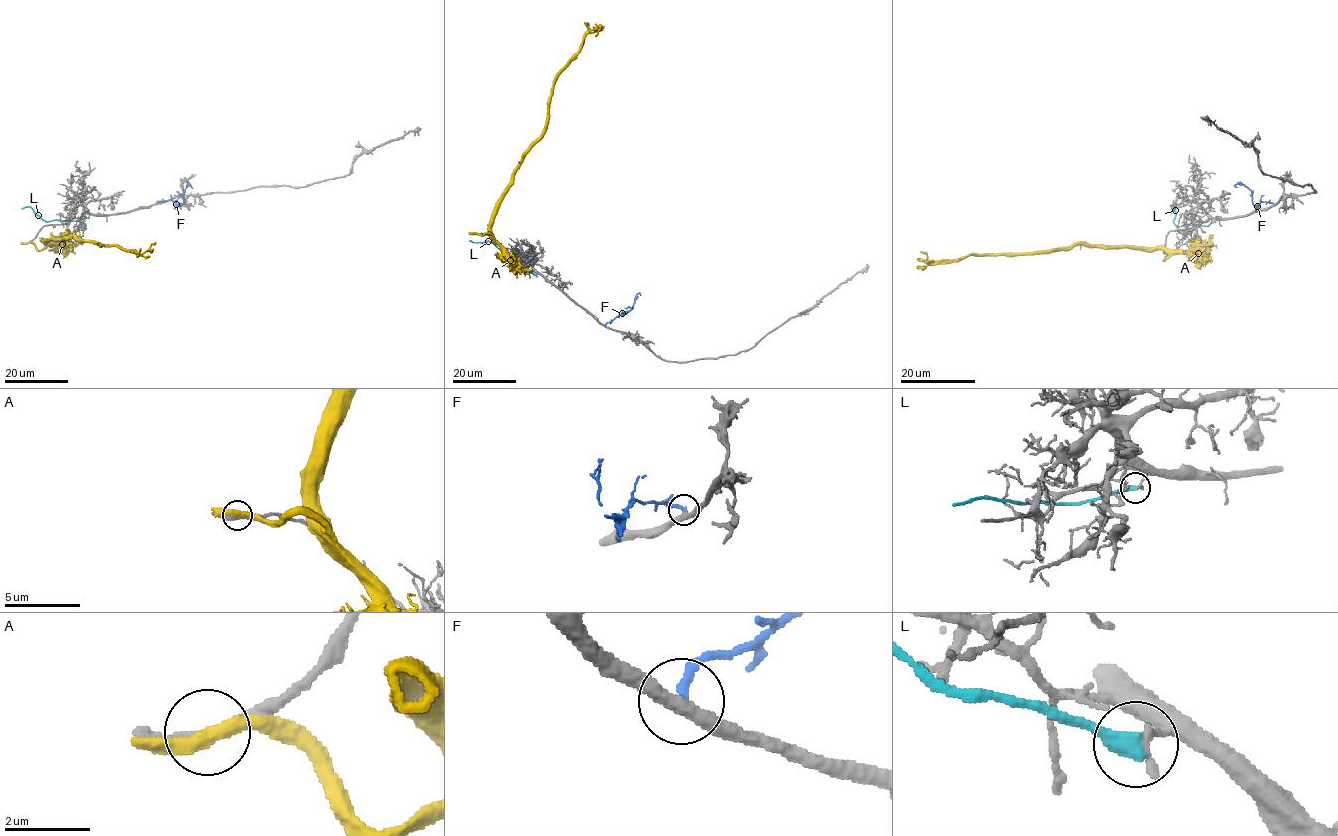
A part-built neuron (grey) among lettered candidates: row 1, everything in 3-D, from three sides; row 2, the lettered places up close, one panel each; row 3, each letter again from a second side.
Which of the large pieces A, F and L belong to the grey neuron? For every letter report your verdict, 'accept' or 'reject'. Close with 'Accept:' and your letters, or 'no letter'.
A: reject
F: reject
L: reject
Accept: no letter

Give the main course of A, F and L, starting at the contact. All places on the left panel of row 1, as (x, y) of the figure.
A: (26, 242), (42, 250), (45, 239), (74, 237), (140, 254), (155, 242)
F: (157, 202), (182, 203), (186, 186), (193, 188)
L: (87, 218), (45, 221), (31, 207), (21, 209)

